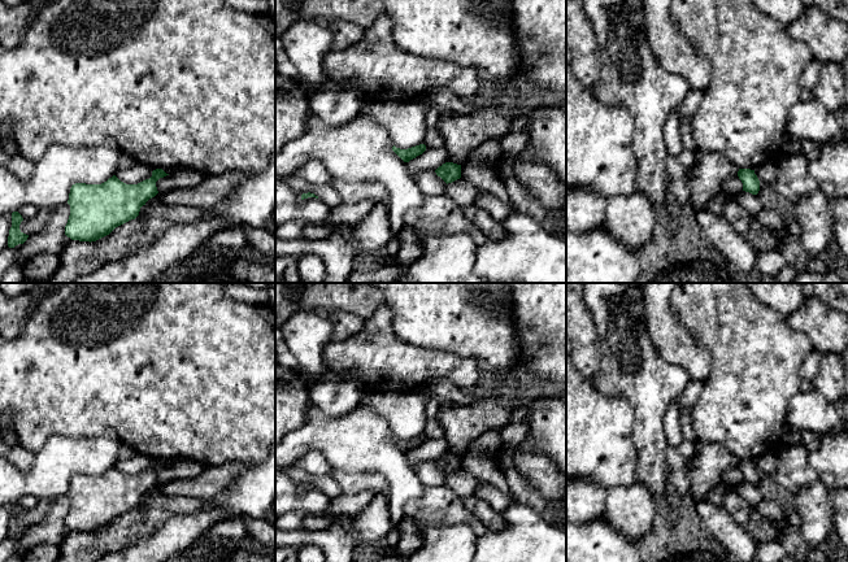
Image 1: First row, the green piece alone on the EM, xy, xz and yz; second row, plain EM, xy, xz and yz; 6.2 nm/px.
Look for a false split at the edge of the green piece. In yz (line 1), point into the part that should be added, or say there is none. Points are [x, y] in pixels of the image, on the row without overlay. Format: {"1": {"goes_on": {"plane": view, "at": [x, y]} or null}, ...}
{"1": {"goes_on": null}}

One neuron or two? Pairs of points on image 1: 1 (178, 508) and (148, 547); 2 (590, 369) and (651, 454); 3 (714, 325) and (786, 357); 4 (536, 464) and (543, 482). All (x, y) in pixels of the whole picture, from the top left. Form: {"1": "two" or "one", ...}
{"1": "two", "2": "two", "3": "one", "4": "one"}

